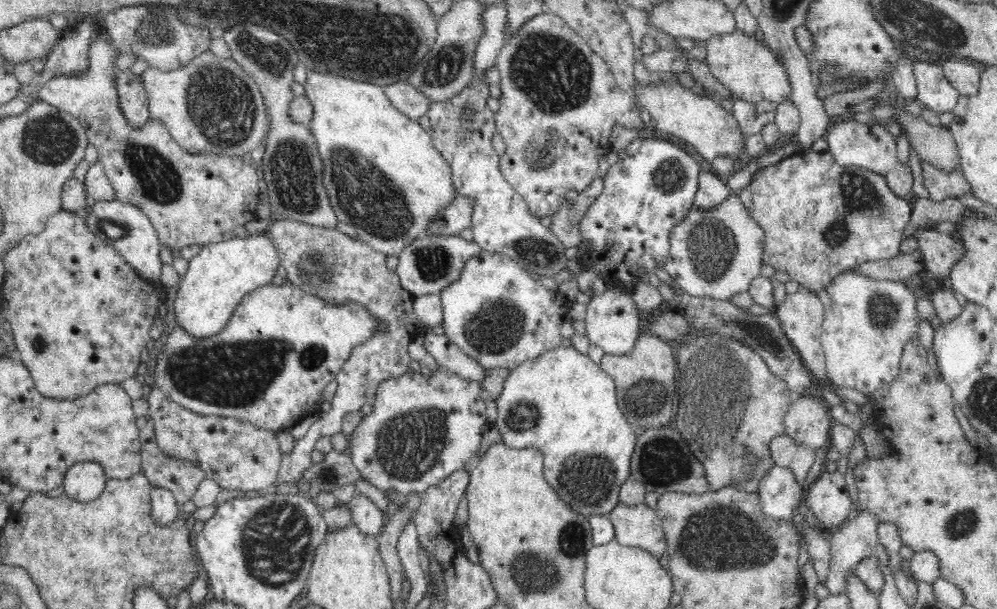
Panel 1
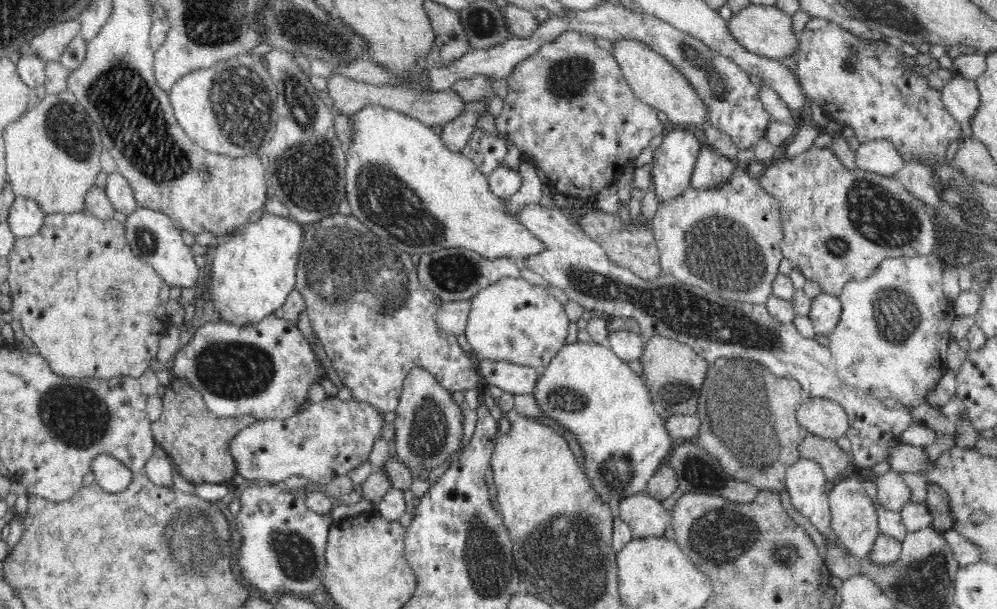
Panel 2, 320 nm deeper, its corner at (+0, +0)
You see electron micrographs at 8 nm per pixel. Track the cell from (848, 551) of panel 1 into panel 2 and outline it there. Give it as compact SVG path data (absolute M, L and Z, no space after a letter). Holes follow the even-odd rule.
M890 470L877 478L879 504L885 510L900 513L906 504L911 503L912 490L906 486L902 474Z

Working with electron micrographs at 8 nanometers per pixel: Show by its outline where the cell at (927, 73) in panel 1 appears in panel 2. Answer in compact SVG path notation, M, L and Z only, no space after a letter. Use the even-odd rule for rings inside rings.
M958 74L954 75L941 90L941 100L944 107L948 110L948 113L956 119L958 123L966 127L970 127L970 120L974 119L980 107L980 98L981 94L980 91L978 91L975 80L960 77Z

